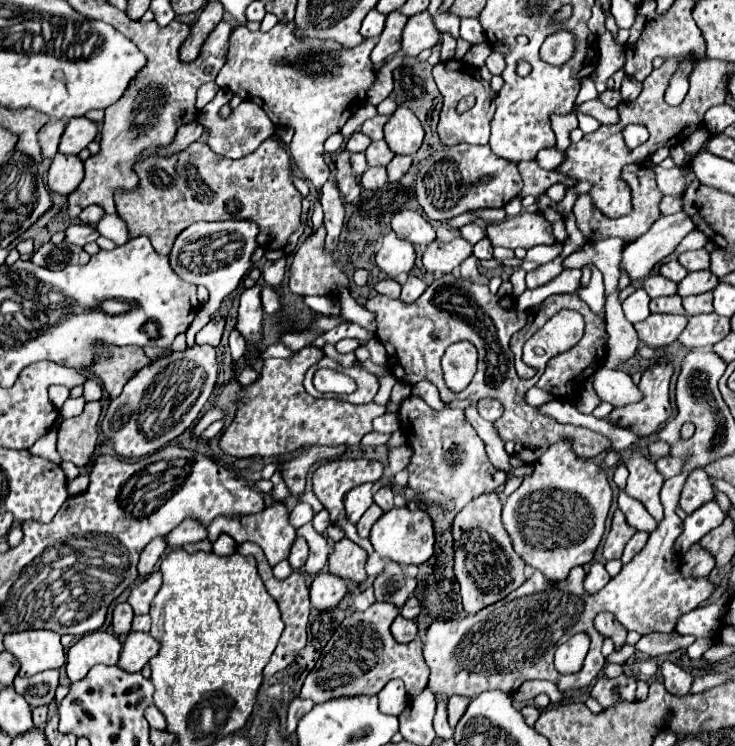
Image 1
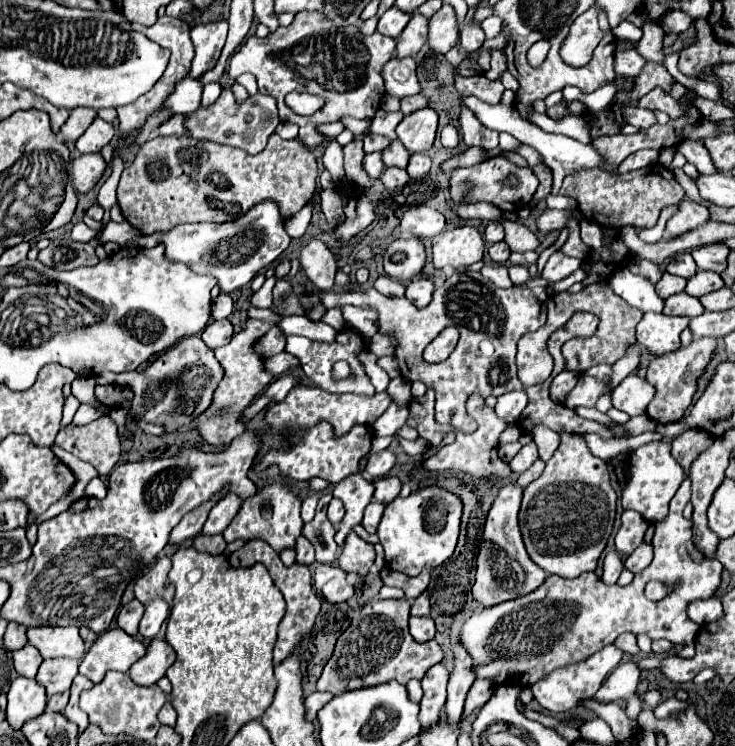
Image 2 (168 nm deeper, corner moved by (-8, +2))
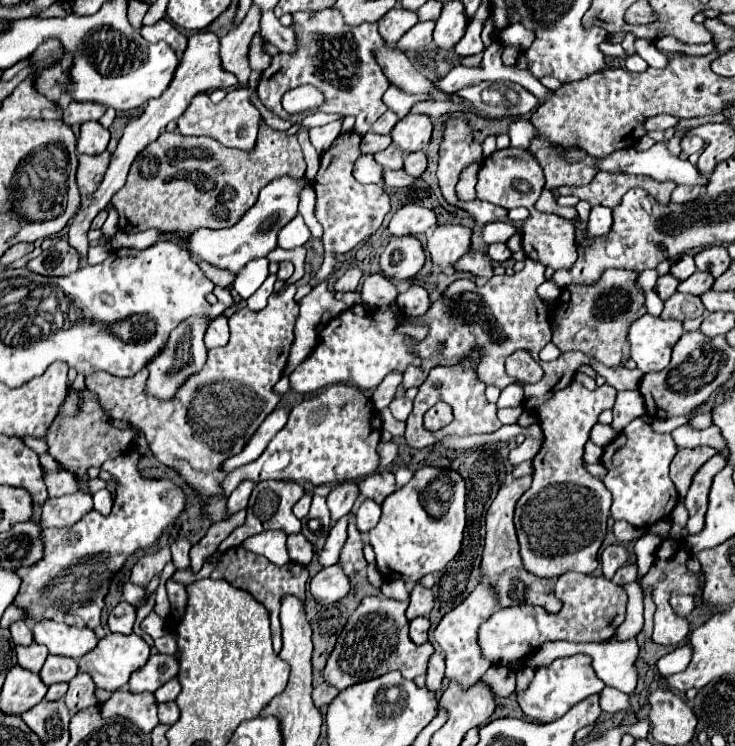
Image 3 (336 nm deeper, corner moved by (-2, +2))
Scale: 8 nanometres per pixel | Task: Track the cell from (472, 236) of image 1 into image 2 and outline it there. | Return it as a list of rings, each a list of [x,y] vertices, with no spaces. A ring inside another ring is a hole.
[[[491,222],[491,224],[485,228],[485,240],[487,240],[489,244],[501,242],[503,236],[505,236],[505,232],[503,232],[503,226],[501,226],[499,222]]]

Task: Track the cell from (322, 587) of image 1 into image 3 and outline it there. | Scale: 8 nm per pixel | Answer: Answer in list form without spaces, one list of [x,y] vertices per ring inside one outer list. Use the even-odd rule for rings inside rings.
[[[333,564],[329,568],[319,570],[313,578],[311,578],[311,594],[319,604],[333,604],[337,600],[341,600],[343,596],[347,596],[351,584],[349,578],[345,576],[345,572],[341,570],[339,564]]]

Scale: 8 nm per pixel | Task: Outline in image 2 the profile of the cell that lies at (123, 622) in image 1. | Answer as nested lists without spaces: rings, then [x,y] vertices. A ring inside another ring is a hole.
[[[133,598],[129,604],[125,604],[125,606],[117,612],[117,626],[119,626],[121,630],[125,630],[127,634],[135,636],[143,612],[145,612],[145,606],[143,606],[137,598]]]

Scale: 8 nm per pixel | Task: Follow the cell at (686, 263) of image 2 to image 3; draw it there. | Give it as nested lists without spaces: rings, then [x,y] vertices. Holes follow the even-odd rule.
[[[683,254],[681,258],[677,258],[673,264],[671,264],[671,274],[679,280],[685,280],[689,278],[693,272],[695,272],[695,262],[693,262],[693,256],[691,254]]]

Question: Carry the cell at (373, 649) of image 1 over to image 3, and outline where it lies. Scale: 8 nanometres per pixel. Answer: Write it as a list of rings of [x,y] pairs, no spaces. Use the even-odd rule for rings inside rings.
[[[367,596],[361,600],[357,610],[349,616],[343,632],[337,638],[337,644],[327,660],[323,678],[329,686],[345,690],[353,684],[373,680],[387,672],[401,672],[403,678],[413,680],[427,670],[427,662],[433,656],[431,642],[417,646],[409,640],[409,620],[405,618],[407,602]]]

